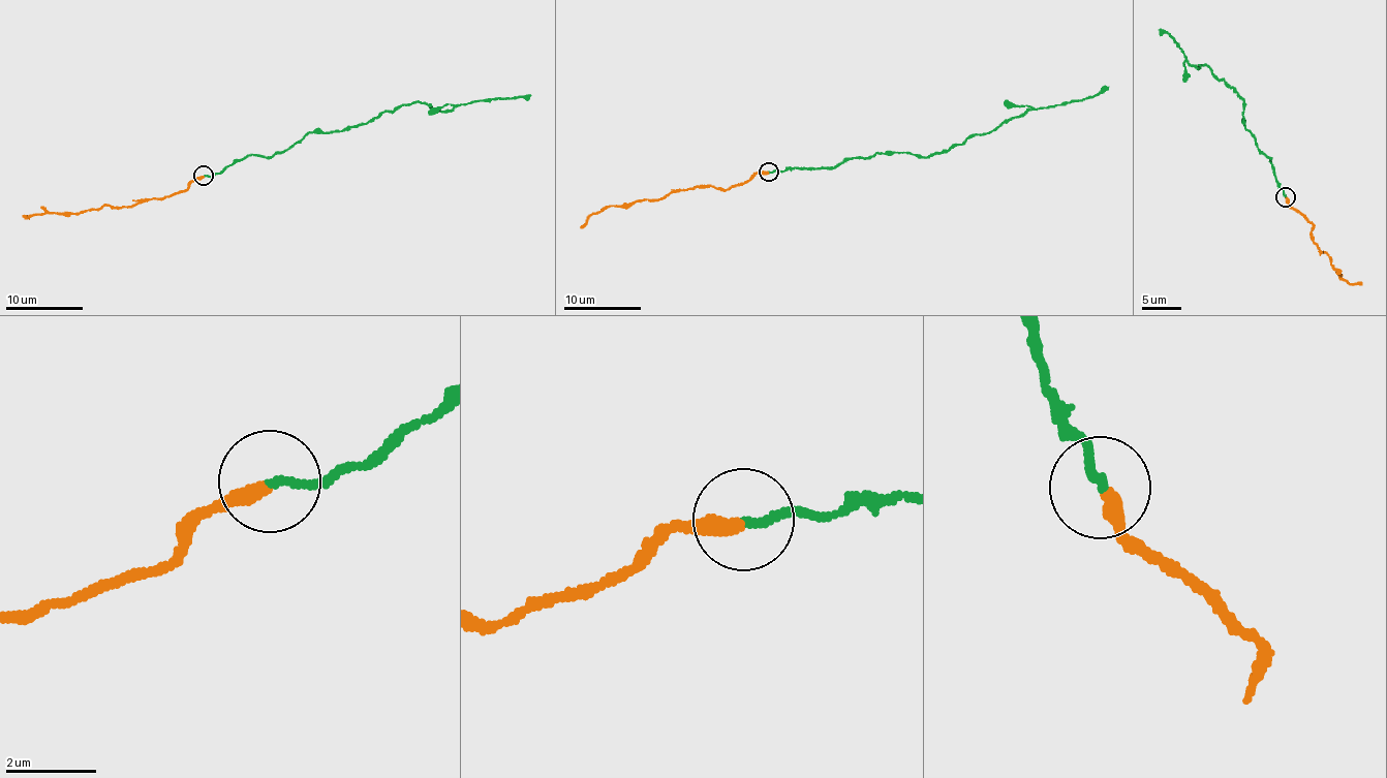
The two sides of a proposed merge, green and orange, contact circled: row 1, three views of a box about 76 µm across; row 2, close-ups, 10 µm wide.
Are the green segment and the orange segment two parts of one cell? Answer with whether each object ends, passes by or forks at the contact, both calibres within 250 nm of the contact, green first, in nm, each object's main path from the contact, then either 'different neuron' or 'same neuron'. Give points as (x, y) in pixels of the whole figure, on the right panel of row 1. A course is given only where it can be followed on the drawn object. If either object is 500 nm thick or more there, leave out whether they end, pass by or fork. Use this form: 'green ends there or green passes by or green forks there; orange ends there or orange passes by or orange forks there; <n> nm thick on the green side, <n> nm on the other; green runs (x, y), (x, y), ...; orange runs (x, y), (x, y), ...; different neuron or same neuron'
green ends there; orange ends there; 180 nm thick on the green side, 360 nm on the other; green runs (1286, 197), (1268, 155), (1244, 126), (1243, 99), (1207, 65), (1197, 67), (1184, 57), (1174, 36), (1158, 29); orange runs (1286, 197), (1312, 222), (1315, 243), (1321, 254), (1326, 254), (1341, 280), (1354, 285), (1362, 283); different neuron

